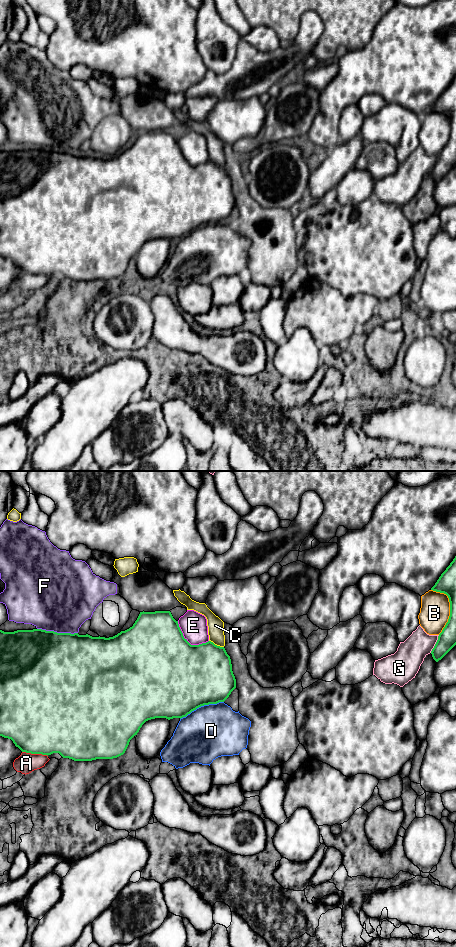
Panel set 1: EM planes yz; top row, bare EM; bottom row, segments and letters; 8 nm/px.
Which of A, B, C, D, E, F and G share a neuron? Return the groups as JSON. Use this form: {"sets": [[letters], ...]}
{"sets": [["A"], ["B"], ["C"], ["D"], ["E"], ["F"], ["G"]]}

